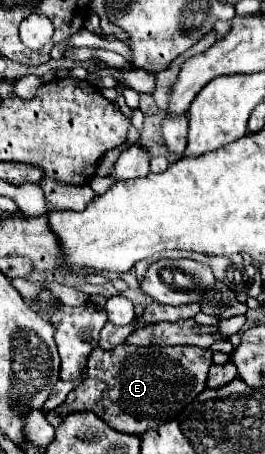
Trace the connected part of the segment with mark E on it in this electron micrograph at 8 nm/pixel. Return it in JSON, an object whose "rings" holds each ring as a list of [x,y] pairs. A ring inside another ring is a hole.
{"rings":[[[125,344],[109,352],[95,348],[87,362],[87,378],[69,392],[59,408],[47,412],[49,424],[57,428],[69,412],[91,410],[113,430],[127,434],[141,436],[149,428],[159,426],[197,398],[207,386],[207,372],[213,364],[213,352],[209,348],[187,346],[187,352],[181,352],[183,348],[177,346],[173,350],[175,352],[125,352]]]}

